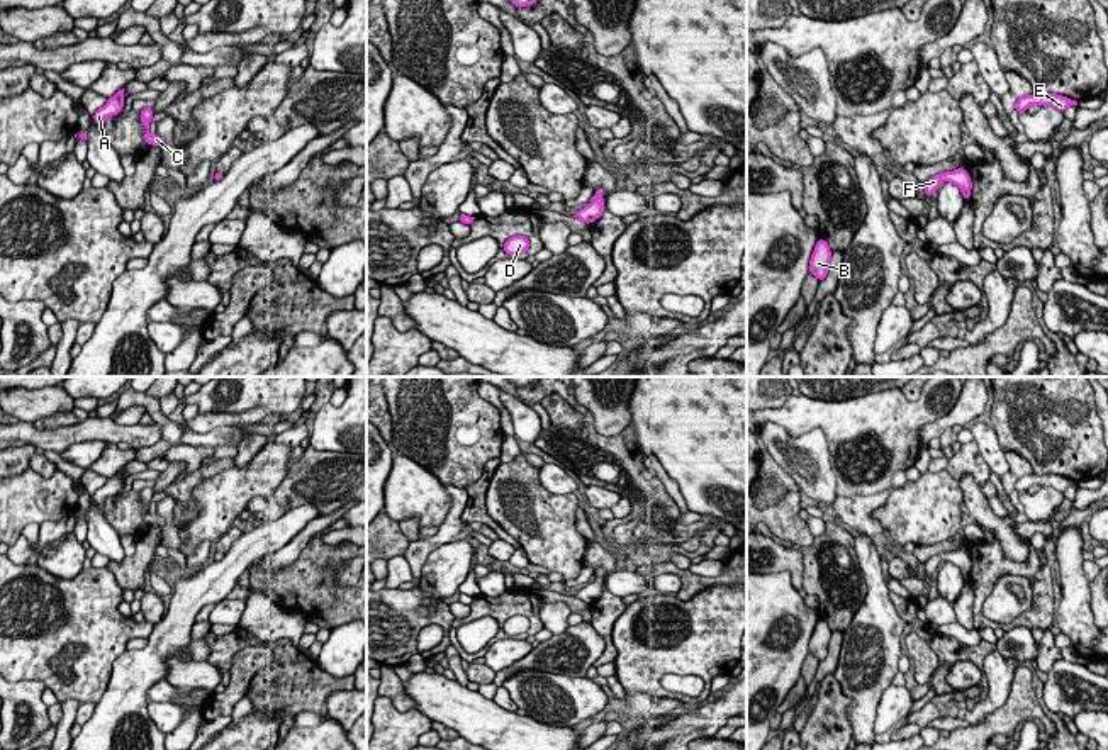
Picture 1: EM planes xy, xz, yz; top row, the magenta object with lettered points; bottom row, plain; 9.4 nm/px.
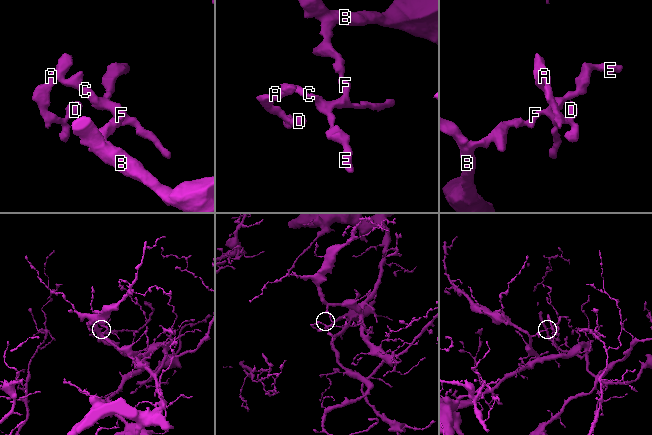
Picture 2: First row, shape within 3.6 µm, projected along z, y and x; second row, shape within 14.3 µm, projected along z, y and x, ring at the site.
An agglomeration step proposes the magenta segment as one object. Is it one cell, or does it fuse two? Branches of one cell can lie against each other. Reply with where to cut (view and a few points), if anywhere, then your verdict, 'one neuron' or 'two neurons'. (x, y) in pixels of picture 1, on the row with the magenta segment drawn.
no cut; one neuron

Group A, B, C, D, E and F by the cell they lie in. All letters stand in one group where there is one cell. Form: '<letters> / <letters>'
A B C D E F

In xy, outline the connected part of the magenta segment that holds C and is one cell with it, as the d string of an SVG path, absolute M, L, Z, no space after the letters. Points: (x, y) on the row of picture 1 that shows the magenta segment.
M146 107L146 109L143 109L141 112L139 112L139 117L141 117L141 124L148 129L146 132L144 132L144 141L146 141L146 144L151 144L151 146L165 146L165 137L161 137L161 136L153 136L151 132L149 132L149 122L151 122L151 119L153 119L153 109L151 107Z

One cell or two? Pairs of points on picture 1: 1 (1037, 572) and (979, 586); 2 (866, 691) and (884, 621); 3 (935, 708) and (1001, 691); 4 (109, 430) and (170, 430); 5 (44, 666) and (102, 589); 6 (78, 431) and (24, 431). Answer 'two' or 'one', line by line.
1: one
2: one
3: one
4: two
5: one
6: one

